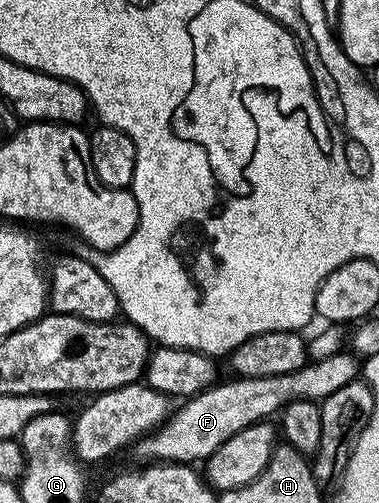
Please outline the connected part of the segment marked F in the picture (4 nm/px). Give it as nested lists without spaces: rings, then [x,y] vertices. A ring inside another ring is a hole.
[[[342,349],[331,357],[308,362],[306,367],[284,375],[253,377],[252,379],[232,378],[232,383],[216,382],[215,386],[191,396],[179,408],[168,414],[167,420],[155,428],[150,435],[144,435],[134,444],[143,461],[162,461],[165,463],[198,464],[206,461],[229,437],[241,433],[250,423],[262,423],[272,418],[271,414],[282,412],[294,399],[313,399],[322,401],[329,393],[337,393],[349,385],[360,374],[361,363],[350,350]]]

